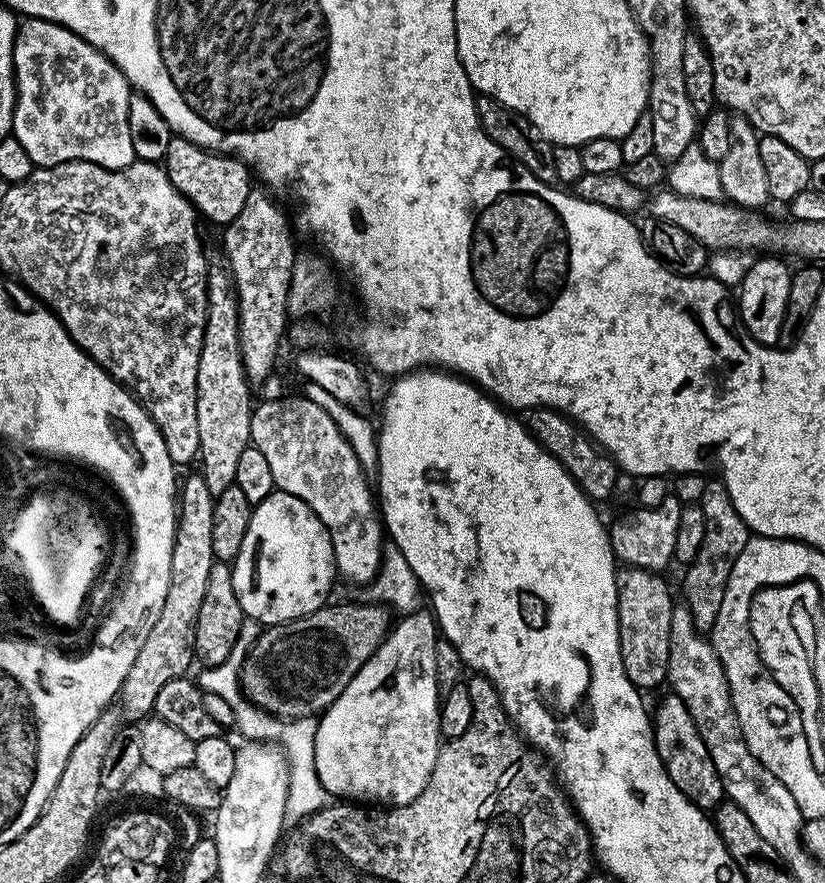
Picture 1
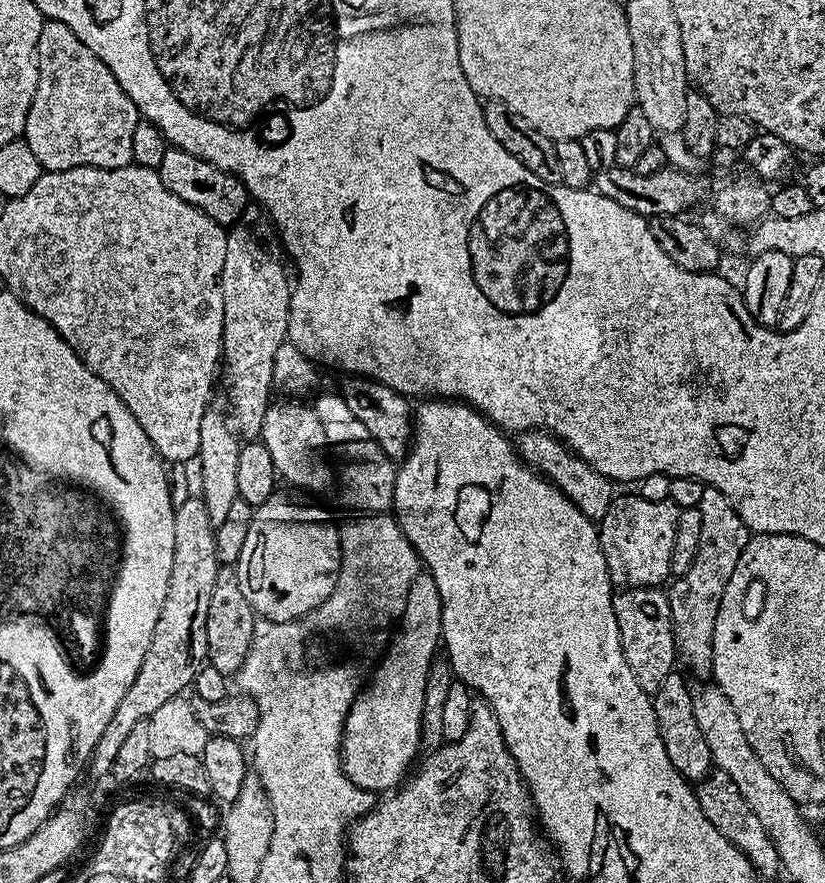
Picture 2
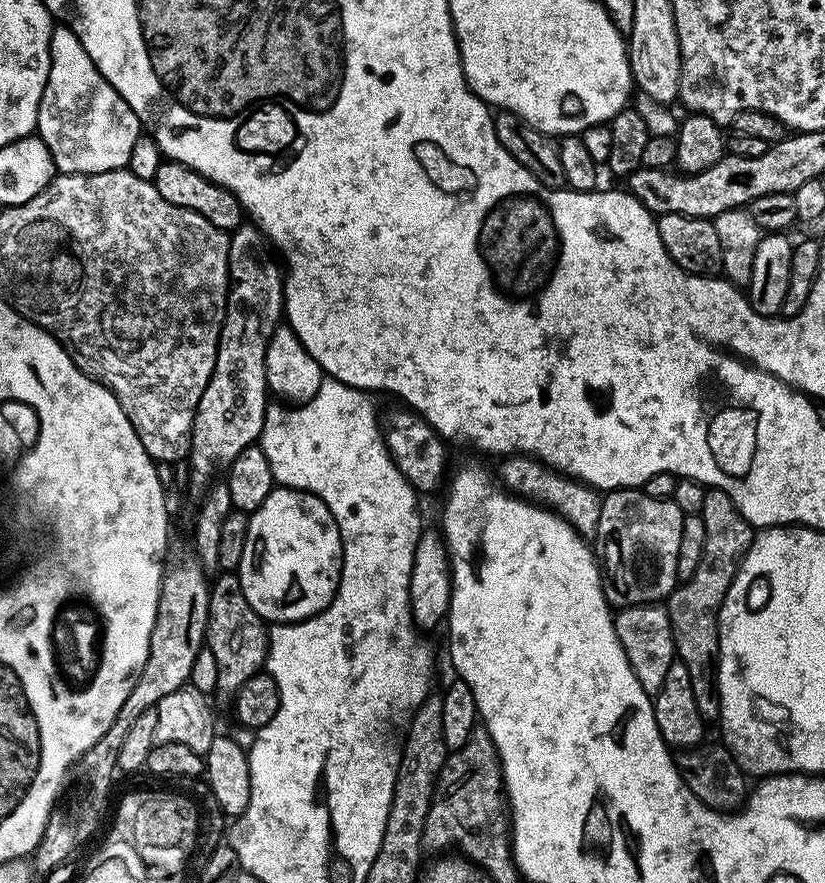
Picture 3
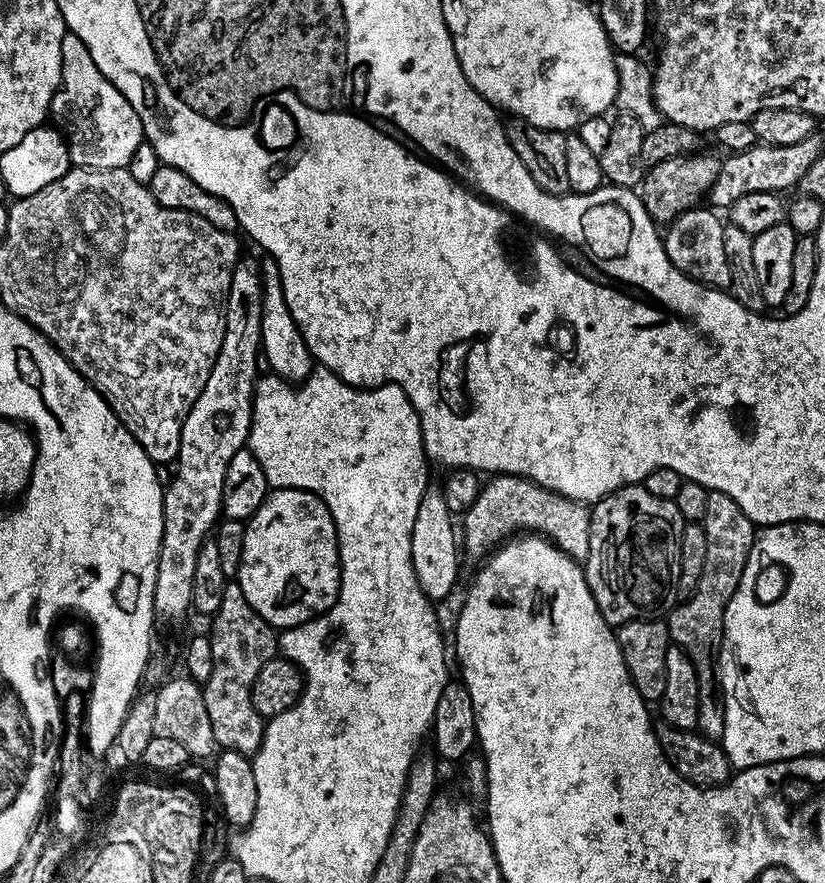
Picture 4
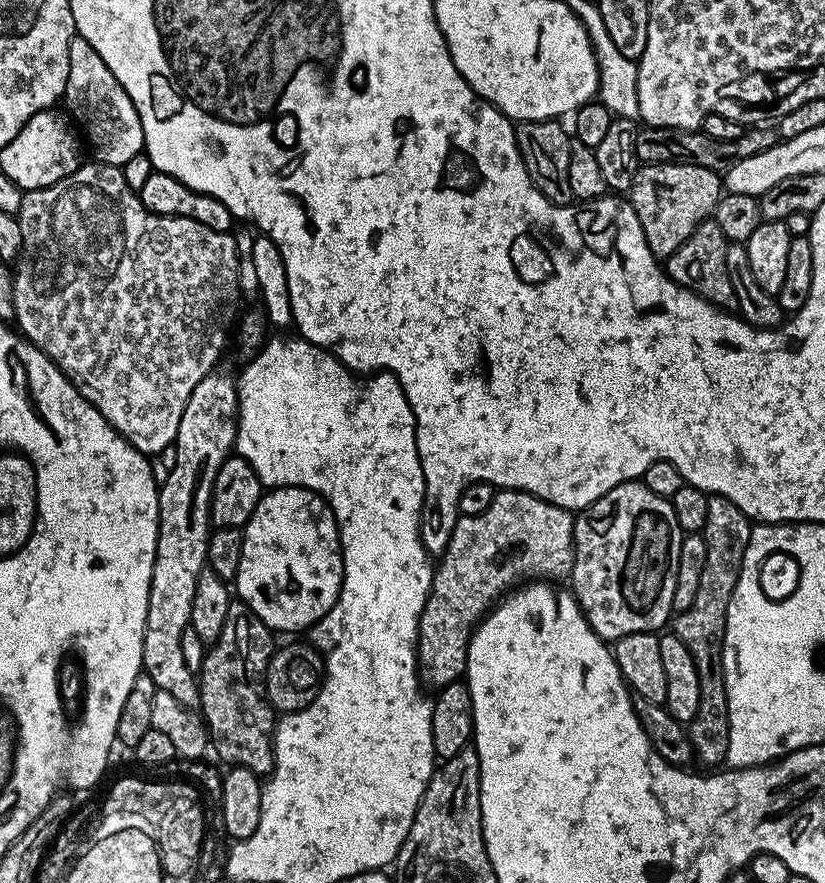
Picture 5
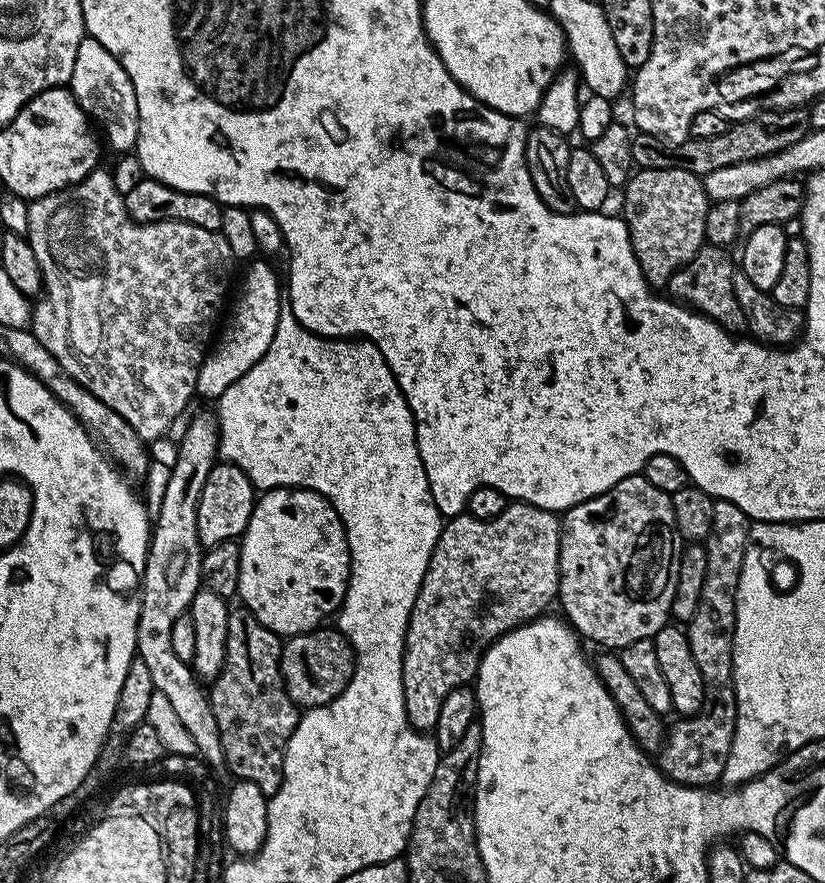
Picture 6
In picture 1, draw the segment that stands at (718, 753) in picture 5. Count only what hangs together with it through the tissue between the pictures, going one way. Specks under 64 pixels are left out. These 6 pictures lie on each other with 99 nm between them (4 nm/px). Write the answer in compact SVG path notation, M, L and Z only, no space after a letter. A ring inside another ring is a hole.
M718 478L708 480L706 490L700 499L702 514L706 514L706 535L702 537L702 547L696 557L686 565L684 572L684 596L682 602L690 610L690 618L699 632L711 633L714 622L718 618L718 610L722 610L722 597L726 594L726 582L730 582L730 574L734 570L734 562L742 554L750 535L746 522L742 522L742 514L734 510L734 502L726 490L726 486Z

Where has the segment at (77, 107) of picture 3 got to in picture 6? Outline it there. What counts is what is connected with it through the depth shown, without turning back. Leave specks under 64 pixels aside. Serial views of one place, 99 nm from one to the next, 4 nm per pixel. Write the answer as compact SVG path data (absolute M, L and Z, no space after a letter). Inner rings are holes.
M86 38L78 46L70 91L78 106L82 106L85 116L102 133L103 143L107 147L109 144L116 154L128 154L135 149L136 136L140 133L138 98L122 62L118 62L118 58L114 58L114 54L110 54L102 42Z

